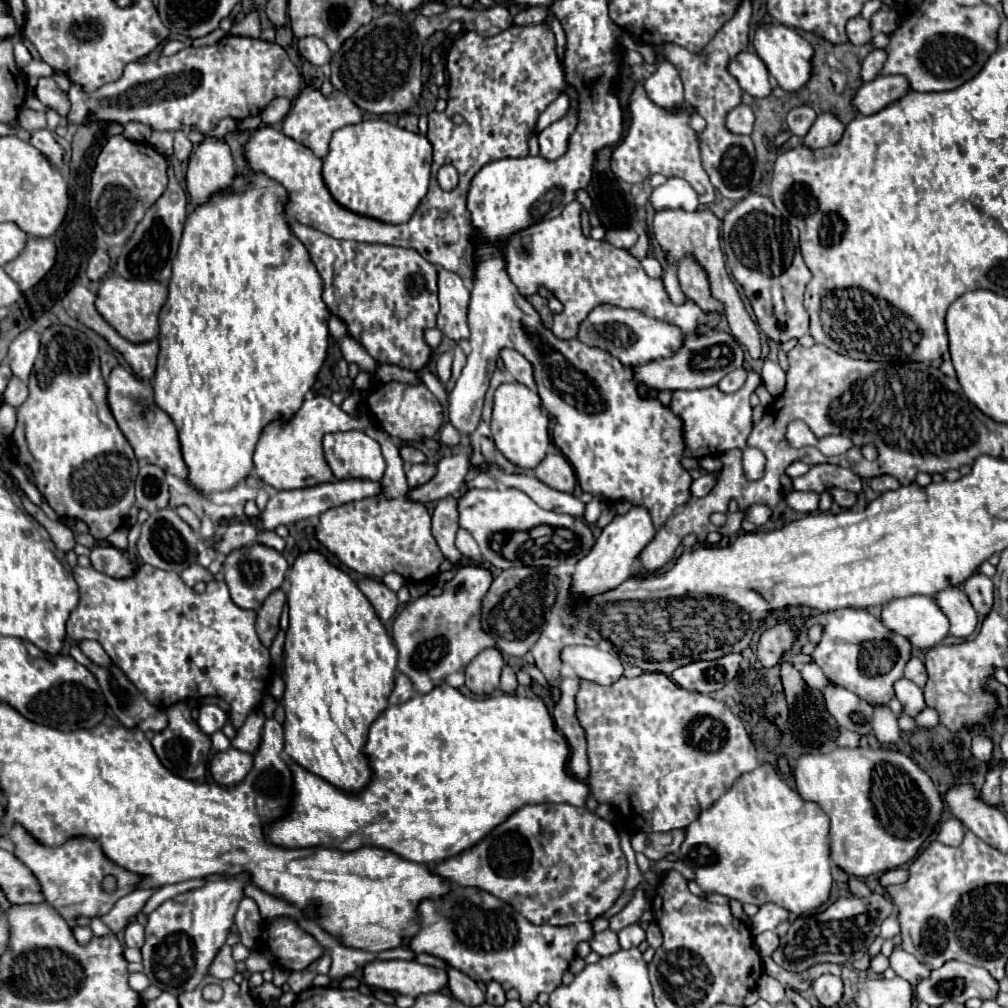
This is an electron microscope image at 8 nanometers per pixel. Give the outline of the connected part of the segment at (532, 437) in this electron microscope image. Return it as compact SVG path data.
M503 382L495 390L493 398L493 416L491 416L491 434L497 450L521 468L535 468L547 454L551 444L549 440L549 414L541 404L537 392L529 390L519 382Z

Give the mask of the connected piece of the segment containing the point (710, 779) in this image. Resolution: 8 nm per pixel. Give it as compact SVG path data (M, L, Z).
M645 672L639 678L619 678L611 686L579 680L577 720L587 738L591 774L587 778L591 796L625 812L629 824L639 832L667 832L685 828L697 814L709 808L735 778L759 766L755 746L739 718L719 700L685 690L665 674Z

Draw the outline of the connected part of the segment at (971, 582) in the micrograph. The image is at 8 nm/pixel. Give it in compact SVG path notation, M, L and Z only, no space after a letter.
M975 572L971 578L965 580L963 590L969 596L977 614L987 616L991 612L991 608L993 608L993 582L991 582L991 578L987 578L981 572Z

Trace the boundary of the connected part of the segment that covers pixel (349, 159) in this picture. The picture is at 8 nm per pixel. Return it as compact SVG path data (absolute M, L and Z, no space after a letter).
M375 118L375 120L363 120L359 124L345 126L333 134L329 154L323 160L323 180L331 196L341 206L357 214L377 218L387 224L401 224L413 216L415 208L427 194L431 162L433 162L433 146L427 140L427 136L399 128L383 118Z

